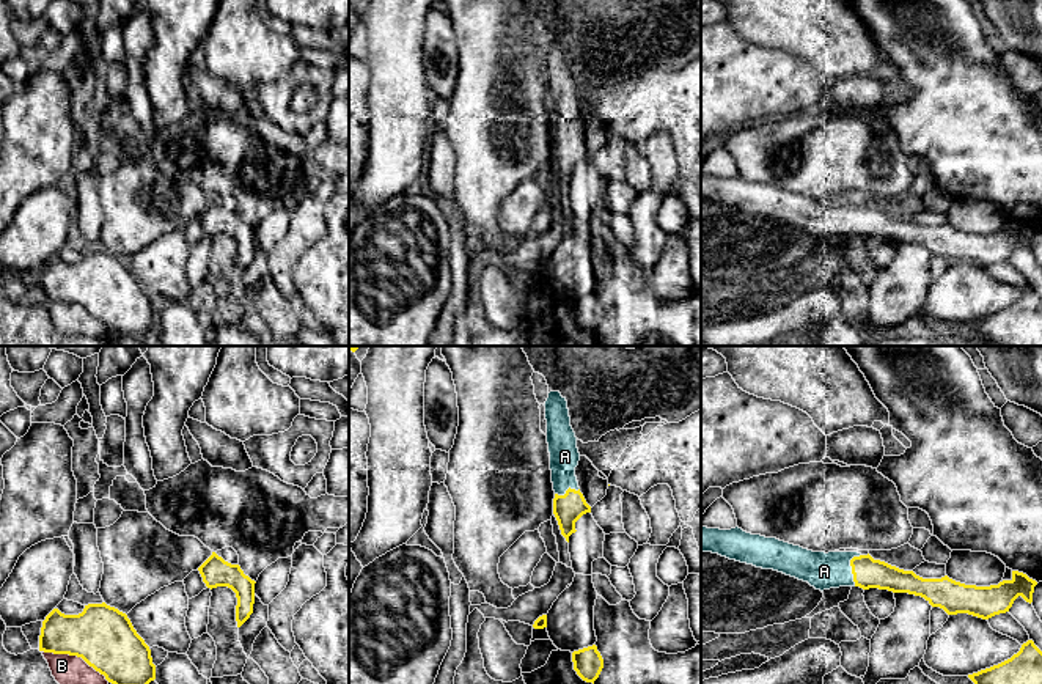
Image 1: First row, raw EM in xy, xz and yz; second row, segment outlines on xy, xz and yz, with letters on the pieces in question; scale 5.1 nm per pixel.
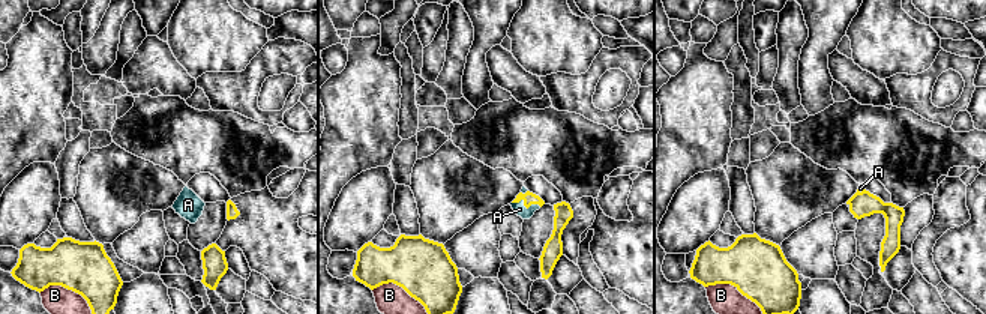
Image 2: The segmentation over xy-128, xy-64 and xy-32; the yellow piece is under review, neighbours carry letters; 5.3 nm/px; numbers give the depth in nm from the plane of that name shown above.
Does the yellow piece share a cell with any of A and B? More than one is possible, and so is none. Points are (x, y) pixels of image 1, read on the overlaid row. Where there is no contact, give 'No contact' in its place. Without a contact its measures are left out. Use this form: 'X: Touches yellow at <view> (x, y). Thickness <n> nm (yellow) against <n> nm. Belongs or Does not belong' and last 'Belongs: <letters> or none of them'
A: Touches yellow at yz (852, 568). Thickness 160 nm (yellow) against 190 nm. Belongs
B: Touches yellow at xy (76, 654). Thickness 320 nm (yellow) against 150 nm. Does not belong
Belongs: A

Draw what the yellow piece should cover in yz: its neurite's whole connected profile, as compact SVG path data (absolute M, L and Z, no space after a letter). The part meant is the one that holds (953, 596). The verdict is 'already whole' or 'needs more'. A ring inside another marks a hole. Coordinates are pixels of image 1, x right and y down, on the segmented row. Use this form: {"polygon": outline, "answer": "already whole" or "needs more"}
{"polygon": "M701 525L701 552L773 569L808 582L820 591L860 587L908 593L924 598L932 607L940 607L948 615L968 613L982 620L1009 612L1018 596L1031 604L1037 585L1018 571L1012 571L1011 580L990 587L965 585L948 576L923 579L913 571L874 560L869 553L813 552L776 538L747 533L739 527L720 530Z", "answer": "needs more"}

